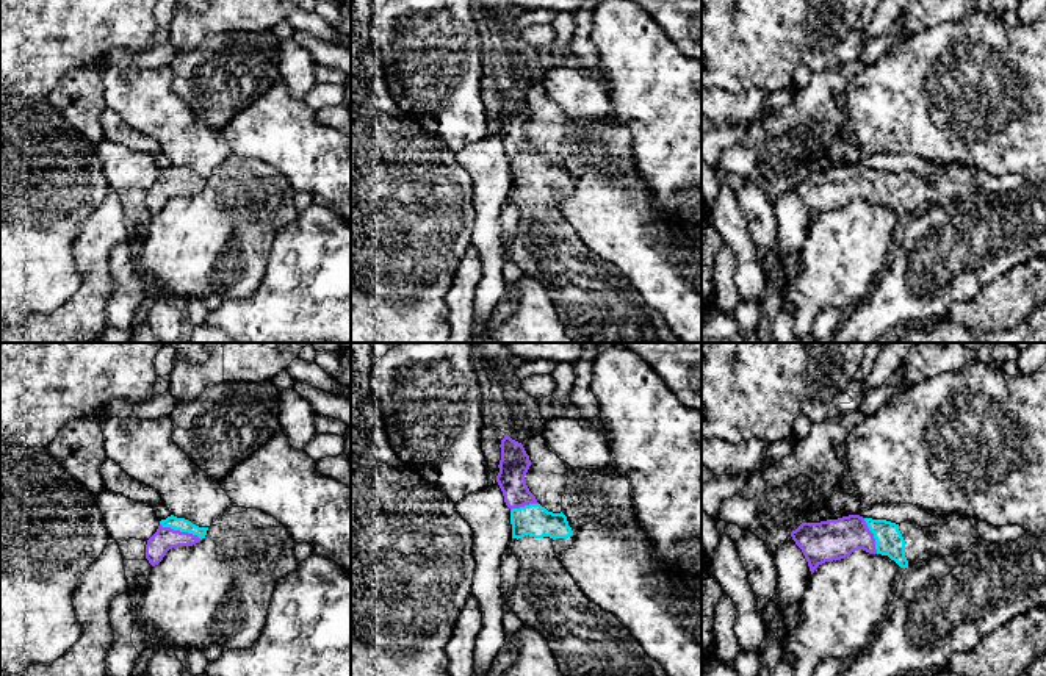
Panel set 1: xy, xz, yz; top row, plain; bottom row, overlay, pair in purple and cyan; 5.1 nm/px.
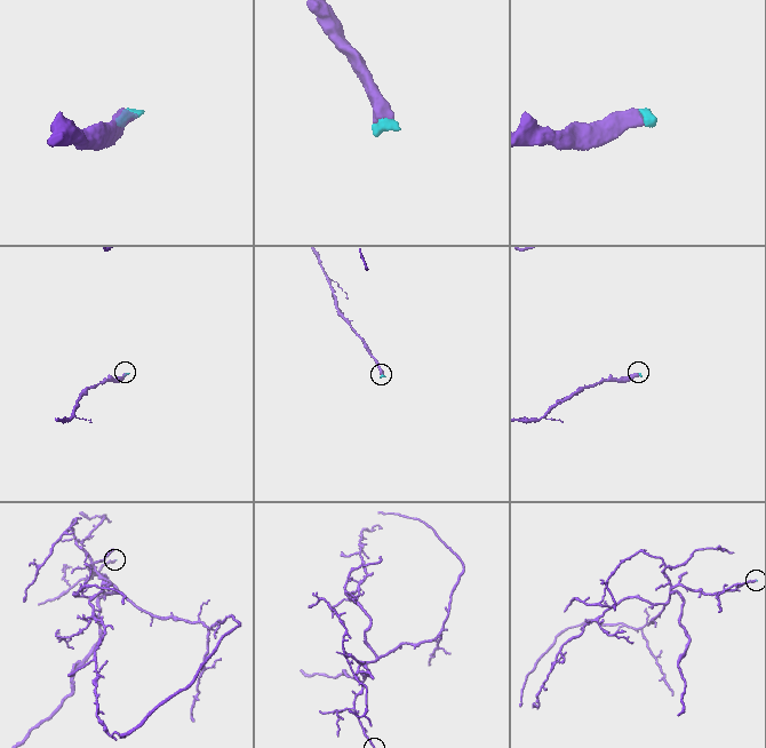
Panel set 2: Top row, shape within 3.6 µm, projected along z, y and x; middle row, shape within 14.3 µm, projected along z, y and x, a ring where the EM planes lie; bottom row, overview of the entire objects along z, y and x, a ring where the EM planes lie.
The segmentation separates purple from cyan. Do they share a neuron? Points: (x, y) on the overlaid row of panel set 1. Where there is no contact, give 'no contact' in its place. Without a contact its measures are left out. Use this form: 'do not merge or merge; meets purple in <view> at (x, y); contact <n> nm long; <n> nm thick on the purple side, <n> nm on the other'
merge; meets purple in xy at (179, 531); contact 240 nm long; 120 nm thick on the purple side, 70 nm on the other

